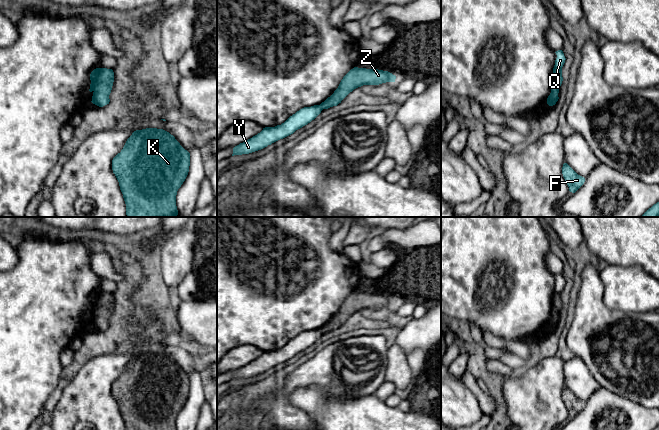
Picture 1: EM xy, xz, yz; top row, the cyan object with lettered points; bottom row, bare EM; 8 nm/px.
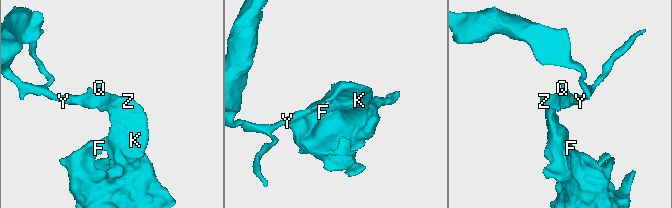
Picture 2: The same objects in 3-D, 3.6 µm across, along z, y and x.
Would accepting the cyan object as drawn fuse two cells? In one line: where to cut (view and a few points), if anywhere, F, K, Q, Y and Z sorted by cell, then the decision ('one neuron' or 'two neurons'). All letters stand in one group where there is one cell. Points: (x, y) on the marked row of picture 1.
cut in xy along (100, 68), (93, 90); F K Z / Q Y; two neurons

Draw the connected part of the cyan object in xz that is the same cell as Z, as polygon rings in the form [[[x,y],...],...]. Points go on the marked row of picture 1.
[[[354,67],[341,80],[334,93],[320,104],[322,109],[337,106],[354,89],[363,85],[395,82],[396,76],[388,71]]]

